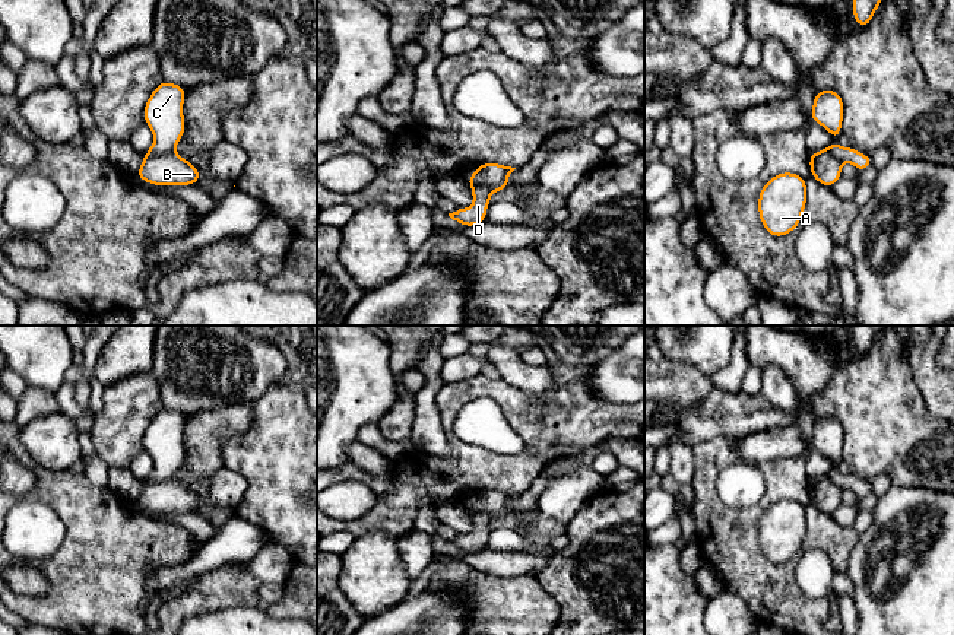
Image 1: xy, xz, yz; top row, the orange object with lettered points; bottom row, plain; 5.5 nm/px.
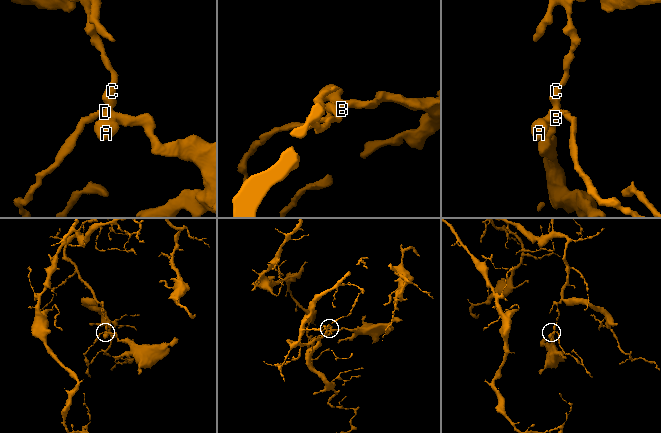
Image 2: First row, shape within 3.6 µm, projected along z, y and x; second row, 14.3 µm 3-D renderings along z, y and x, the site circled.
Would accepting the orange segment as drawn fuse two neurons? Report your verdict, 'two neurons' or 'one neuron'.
two neurons

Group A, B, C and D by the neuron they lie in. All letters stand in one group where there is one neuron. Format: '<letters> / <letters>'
A B / C D

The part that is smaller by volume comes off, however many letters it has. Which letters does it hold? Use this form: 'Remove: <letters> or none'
Remove: A, B

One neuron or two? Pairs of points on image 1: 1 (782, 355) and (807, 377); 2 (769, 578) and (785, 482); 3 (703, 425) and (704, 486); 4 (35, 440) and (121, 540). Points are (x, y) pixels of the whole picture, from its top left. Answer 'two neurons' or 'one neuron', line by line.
1: one neuron
2: one neuron
3: two neurons
4: two neurons

